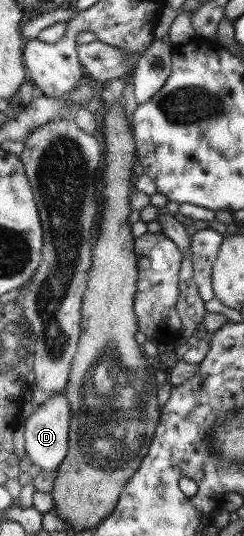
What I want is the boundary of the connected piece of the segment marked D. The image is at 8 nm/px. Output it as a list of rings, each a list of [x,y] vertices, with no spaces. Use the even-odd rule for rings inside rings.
[[[64,391],[42,397],[42,404],[35,406],[34,410],[23,423],[25,454],[27,454],[31,464],[40,467],[40,471],[56,470],[68,450],[67,435],[71,413]]]

